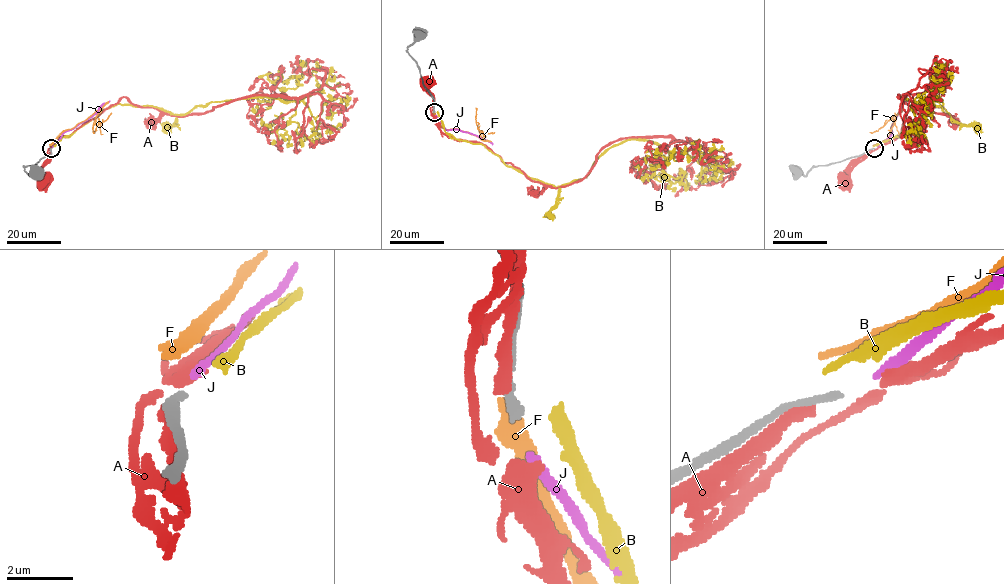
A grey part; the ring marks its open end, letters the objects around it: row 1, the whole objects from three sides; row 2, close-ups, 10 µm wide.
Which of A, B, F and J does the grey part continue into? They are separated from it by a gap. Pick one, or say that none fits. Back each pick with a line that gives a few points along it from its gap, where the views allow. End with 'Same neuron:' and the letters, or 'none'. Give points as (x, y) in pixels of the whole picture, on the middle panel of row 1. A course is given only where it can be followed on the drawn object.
J: it runs (435, 115), (447, 130), (470, 132), (493, 144)
Same neuron: J

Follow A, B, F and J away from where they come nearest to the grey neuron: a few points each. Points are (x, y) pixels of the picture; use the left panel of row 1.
A: (50, 149), (50, 161), (41, 169), (42, 179)
B: (54, 146), (116, 104), (185, 114), (267, 97), (301, 101), (316, 117), (324, 104), (339, 112), (343, 98)
F: (50, 145), (65, 130), (101, 111), (93, 122), (93, 132)
J: (52, 147), (64, 132), (87, 120), (110, 100)

